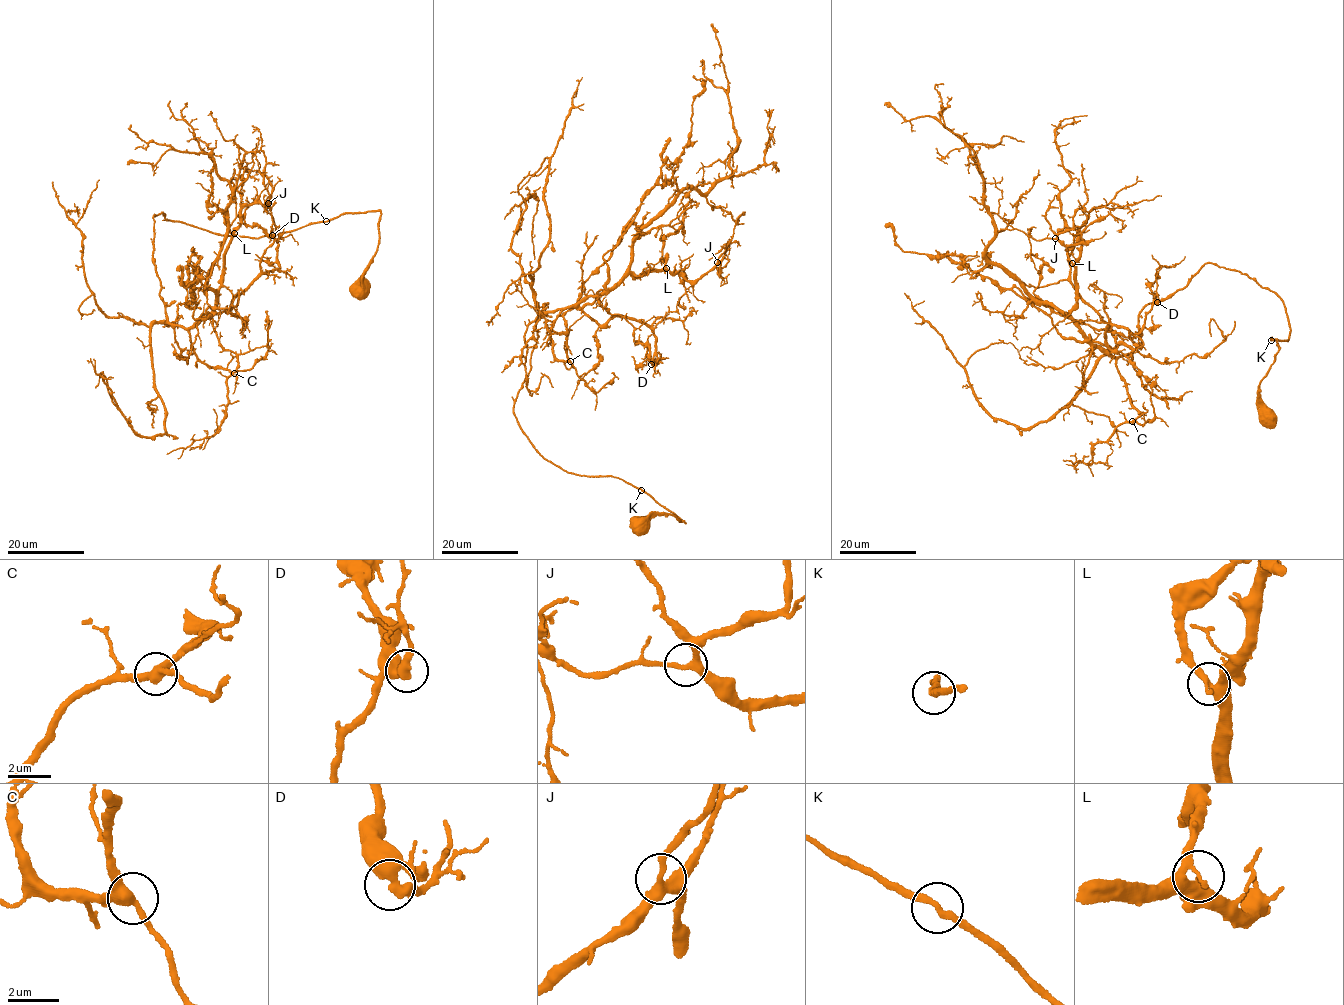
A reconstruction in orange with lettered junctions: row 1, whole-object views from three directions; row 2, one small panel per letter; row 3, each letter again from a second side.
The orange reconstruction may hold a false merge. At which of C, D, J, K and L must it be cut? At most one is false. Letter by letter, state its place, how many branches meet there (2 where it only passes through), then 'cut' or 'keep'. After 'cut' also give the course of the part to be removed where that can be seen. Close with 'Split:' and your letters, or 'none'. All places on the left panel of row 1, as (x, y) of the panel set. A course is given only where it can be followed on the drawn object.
C: place (234, 373); branches 3; keep
D: place (272, 235); branches 3; keep
J: place (268, 203); branches 3; keep
K: place (326, 221); branches 2; keep
L: place (234, 233); branches 2; keep
Split: none

